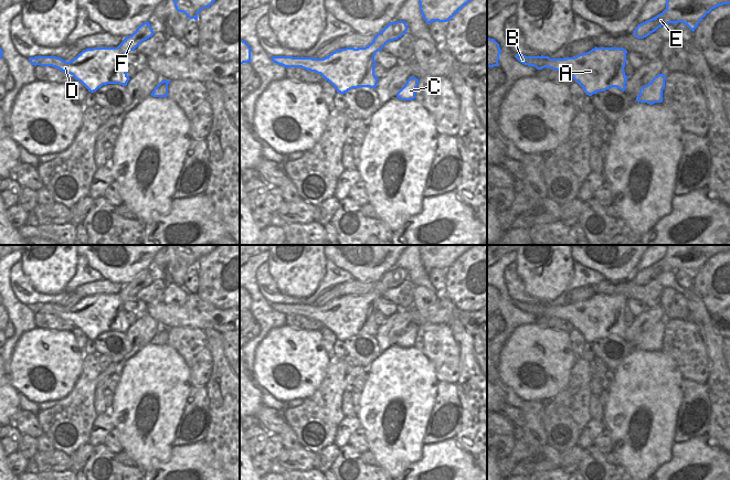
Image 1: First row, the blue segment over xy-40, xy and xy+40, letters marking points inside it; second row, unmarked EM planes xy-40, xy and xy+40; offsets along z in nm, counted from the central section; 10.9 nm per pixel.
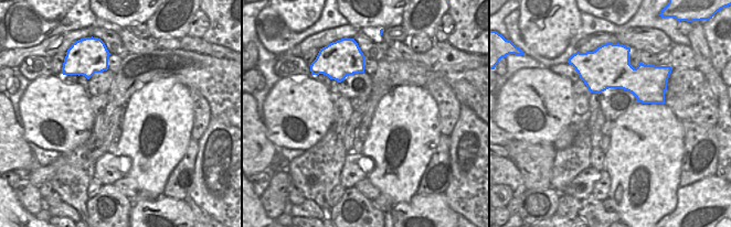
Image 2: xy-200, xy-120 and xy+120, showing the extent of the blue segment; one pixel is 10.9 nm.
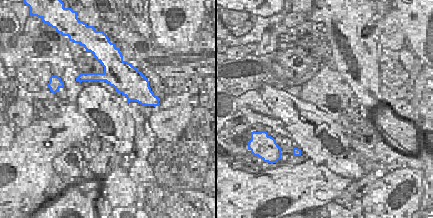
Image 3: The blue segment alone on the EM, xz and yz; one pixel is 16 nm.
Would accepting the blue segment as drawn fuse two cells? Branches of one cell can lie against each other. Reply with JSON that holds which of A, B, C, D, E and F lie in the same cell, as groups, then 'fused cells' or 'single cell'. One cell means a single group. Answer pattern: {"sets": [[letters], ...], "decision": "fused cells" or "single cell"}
{"sets": [["A", "B", "C", "D", "E", "F"]], "decision": "single cell"}

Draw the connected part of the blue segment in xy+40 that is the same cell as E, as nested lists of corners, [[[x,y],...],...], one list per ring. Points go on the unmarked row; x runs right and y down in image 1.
[[[666,245],[666,256],[638,271],[633,278],[633,282],[644,286],[662,273],[679,269],[686,271],[694,279],[707,260],[719,253],[729,250],[730,245]]]

